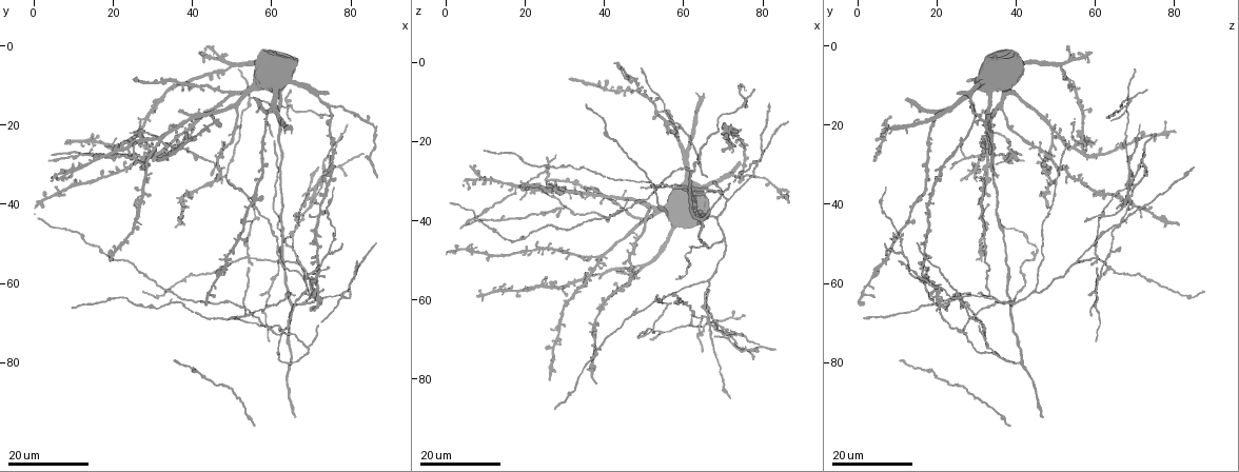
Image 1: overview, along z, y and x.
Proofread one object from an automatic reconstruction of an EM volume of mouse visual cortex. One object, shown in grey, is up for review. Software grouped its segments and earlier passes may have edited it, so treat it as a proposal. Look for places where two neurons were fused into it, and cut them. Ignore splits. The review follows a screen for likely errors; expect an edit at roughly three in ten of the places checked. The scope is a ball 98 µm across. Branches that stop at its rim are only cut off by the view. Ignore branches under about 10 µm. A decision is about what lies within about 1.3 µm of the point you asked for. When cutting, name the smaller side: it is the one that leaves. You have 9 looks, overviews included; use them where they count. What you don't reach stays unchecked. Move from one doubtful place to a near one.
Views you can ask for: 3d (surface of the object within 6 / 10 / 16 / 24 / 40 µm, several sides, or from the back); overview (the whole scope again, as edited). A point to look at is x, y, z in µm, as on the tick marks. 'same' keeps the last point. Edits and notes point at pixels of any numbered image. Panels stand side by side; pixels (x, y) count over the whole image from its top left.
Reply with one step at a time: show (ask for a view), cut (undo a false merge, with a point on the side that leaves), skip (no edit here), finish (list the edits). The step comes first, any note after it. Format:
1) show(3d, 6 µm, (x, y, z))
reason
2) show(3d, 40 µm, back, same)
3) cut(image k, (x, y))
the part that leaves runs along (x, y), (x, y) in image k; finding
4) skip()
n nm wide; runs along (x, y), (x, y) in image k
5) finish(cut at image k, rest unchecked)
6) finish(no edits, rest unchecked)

show(3d, 16 µm, (78.5, 63.5, 25.0))
four arms meet

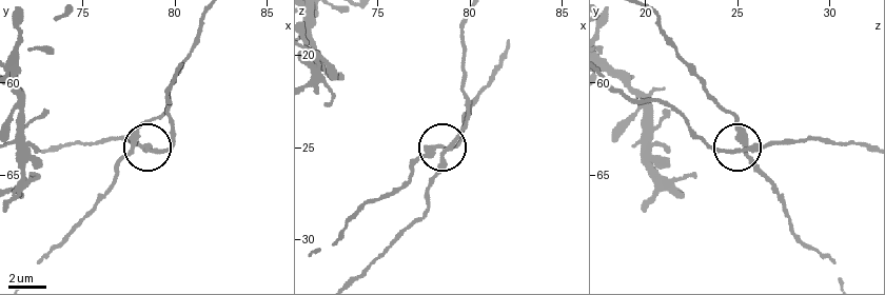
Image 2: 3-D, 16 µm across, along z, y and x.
show(3d, 6 µm, (78.6, 63.5, 25.4))

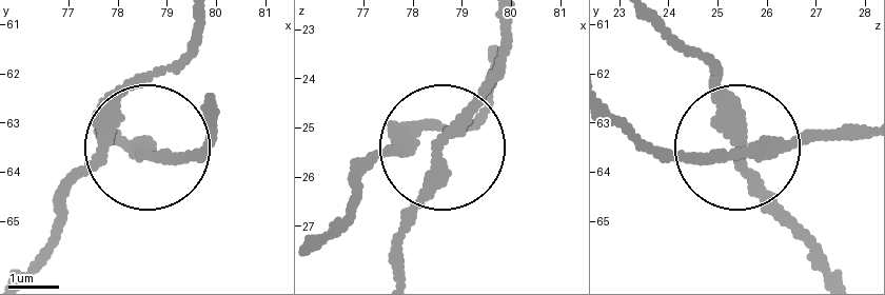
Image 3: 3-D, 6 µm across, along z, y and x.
skip()
250 nm wide; runs along (860, 134), (684, 159), (637, 146) in image 3; all the same neuron

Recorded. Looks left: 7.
show(3d, 24 µm, (70.0, 62.5, 44.5))
small branch off a trunk

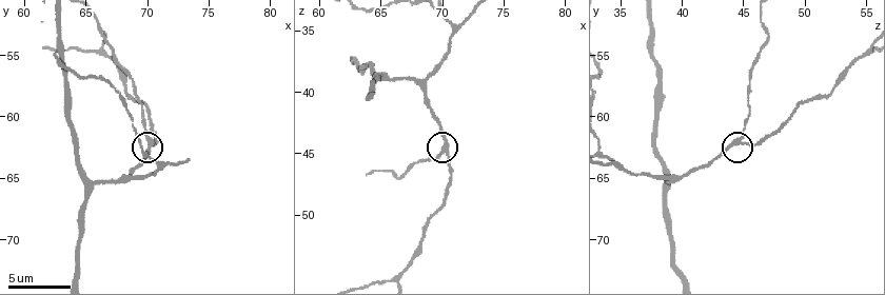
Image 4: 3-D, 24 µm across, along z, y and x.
show(3d, 10 µm, (70.4, 62.0, 44.6))

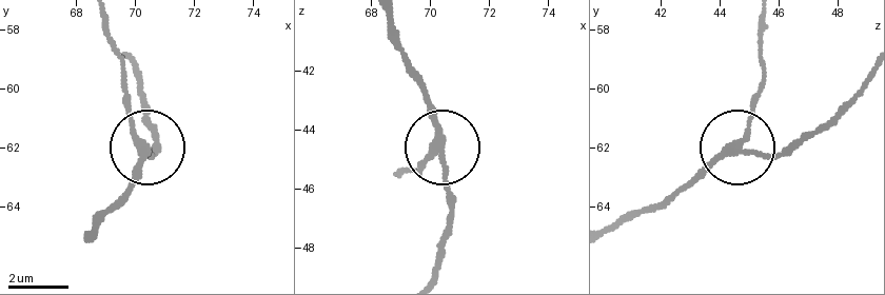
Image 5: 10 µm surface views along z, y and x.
show(3d, 6 µm, (70.3, 62.1, 44.7))

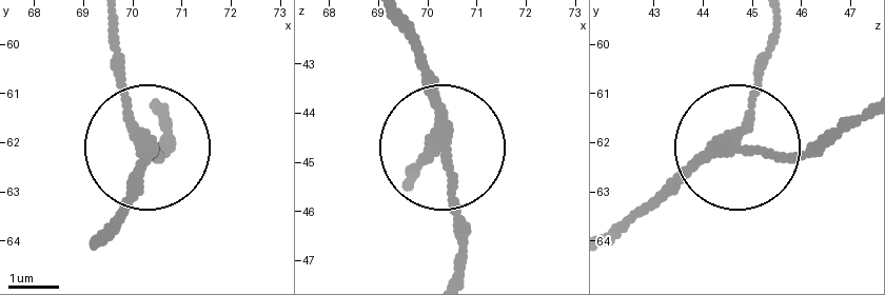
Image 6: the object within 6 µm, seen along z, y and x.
skip()
runs along (97, 244), (152, 153), (126, 102), (114, 26) in image 6; all the same neuron

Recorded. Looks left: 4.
show(3d, 16 µm, (62.0, 73.5, 27.0))
branch point

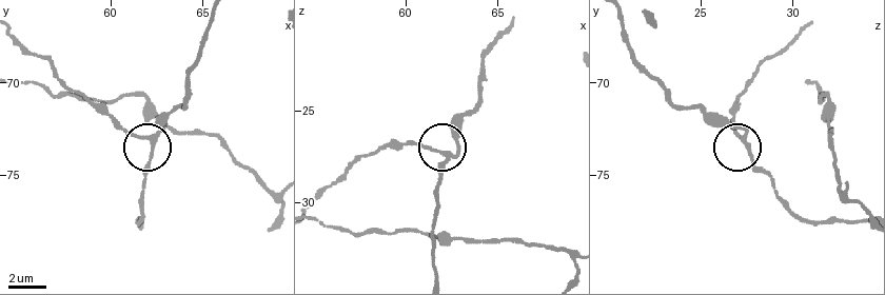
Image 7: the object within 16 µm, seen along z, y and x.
show(3d, 6 µm, (62.1, 73.0, 27.4))

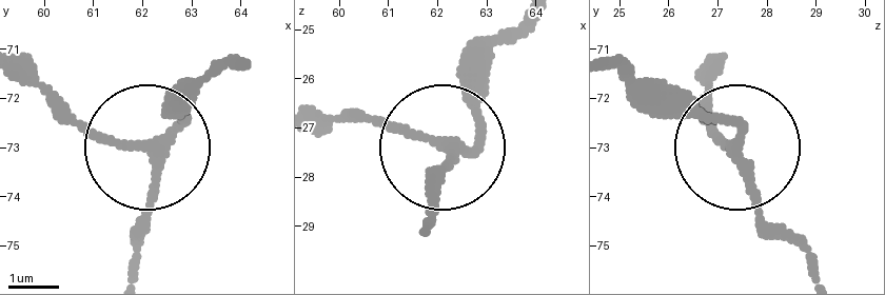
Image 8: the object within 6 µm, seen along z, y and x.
skip()
runs along (128, 271), (157, 145), (211, 74) in image 8; all the same neuron

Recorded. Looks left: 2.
show(3d, 24 µm, (61.5, 70.0, 32.0))
sudden change in width

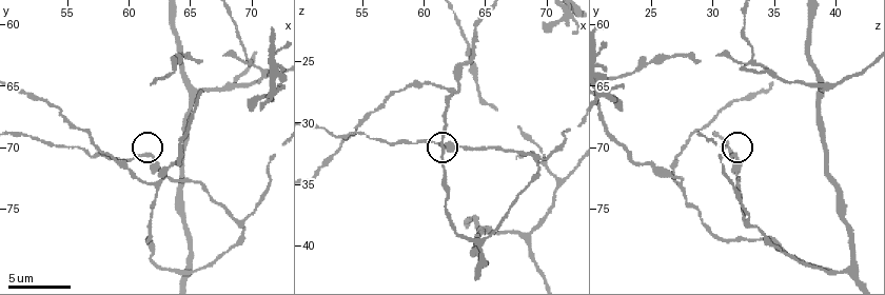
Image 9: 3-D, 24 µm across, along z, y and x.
show(3d, 6 µm, (61.2, 70.4, 31.6))
closer look

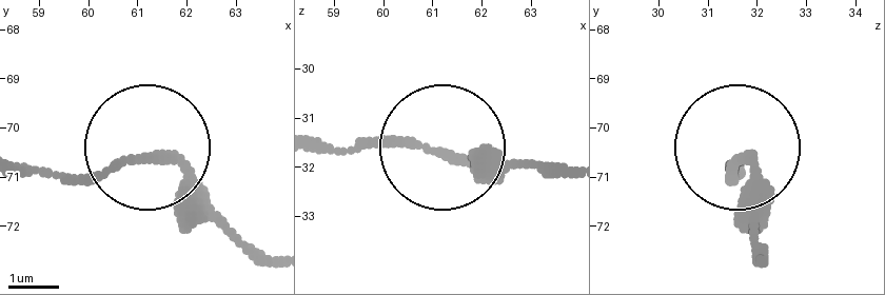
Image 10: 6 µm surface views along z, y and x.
skip()
runs along (272, 260), (172, 159), (20, 172) in image 10; one neuron here

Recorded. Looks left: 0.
finish(no edits, rest unchecked)

